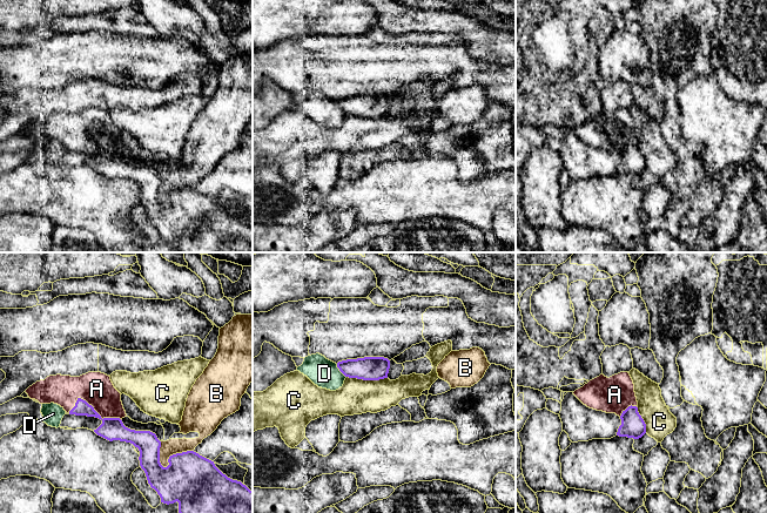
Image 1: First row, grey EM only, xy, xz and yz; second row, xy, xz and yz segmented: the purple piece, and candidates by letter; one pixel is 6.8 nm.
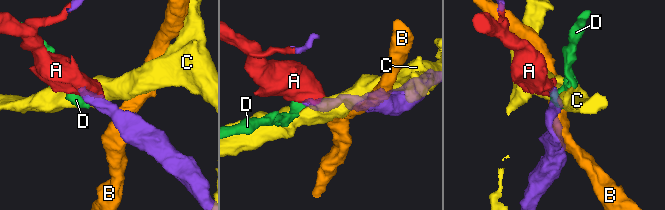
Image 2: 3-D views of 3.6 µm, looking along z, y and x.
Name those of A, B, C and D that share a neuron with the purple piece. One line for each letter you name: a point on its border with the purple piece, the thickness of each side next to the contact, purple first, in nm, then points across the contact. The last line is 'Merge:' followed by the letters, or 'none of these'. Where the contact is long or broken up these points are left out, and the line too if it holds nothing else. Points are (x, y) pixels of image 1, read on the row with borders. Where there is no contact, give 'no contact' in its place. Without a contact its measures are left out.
A: contact xy (93, 409); calibres 160 and 220 nm
Merge: A

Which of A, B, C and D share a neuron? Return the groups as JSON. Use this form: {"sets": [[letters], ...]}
{"sets": [["A"], ["B"], ["C"], ["D"]]}

